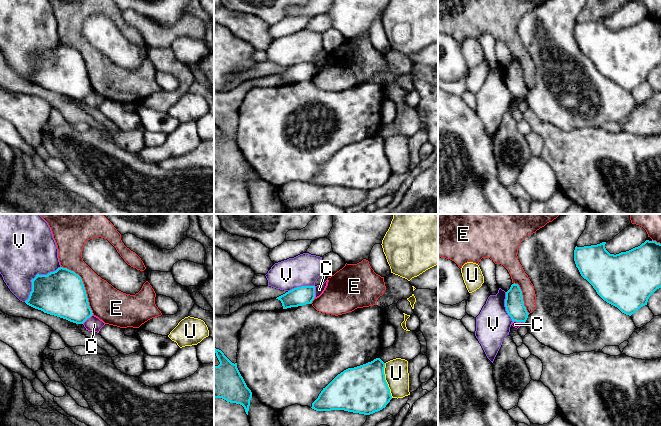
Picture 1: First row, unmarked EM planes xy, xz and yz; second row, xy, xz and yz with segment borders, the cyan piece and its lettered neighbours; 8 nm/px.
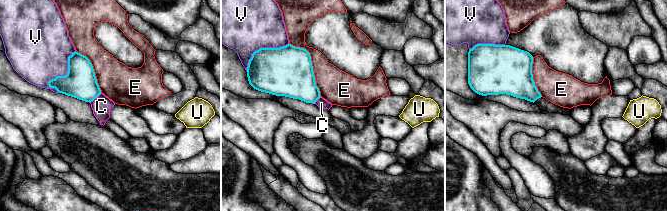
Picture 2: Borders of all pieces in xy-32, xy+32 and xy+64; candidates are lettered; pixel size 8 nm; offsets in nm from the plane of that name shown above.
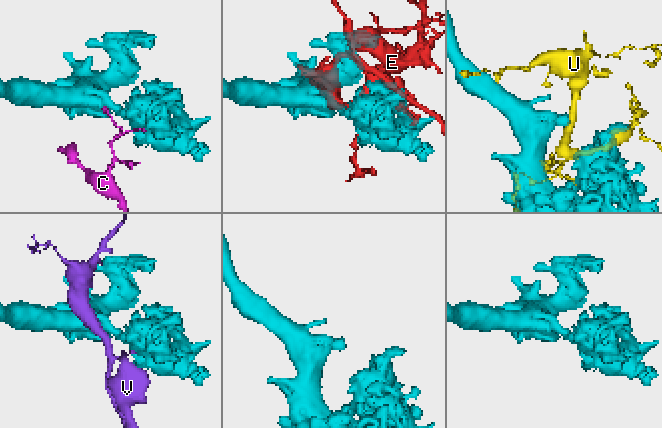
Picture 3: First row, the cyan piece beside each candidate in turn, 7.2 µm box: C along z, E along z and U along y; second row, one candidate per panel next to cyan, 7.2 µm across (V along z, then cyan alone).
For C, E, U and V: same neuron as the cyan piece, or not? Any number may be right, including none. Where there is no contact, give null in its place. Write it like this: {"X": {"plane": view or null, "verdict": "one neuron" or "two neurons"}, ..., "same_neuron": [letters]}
{"C": {"plane": "xz", "verdict": "two neurons"}, "E": {"plane": "xy", "verdict": "two neurons"}, "U": {"plane": "xz", "verdict": "two neurons"}, "V": {"plane": "xy", "verdict": "two neurons"}, "same_neuron": []}

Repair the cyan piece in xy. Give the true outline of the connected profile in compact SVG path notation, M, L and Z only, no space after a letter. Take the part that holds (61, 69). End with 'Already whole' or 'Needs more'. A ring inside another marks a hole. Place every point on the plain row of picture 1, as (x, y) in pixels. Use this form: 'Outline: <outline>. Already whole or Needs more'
Outline: M60 43L47 51L37 50L25 79L44 89L83 100L93 89L81 53Z. Already whole

